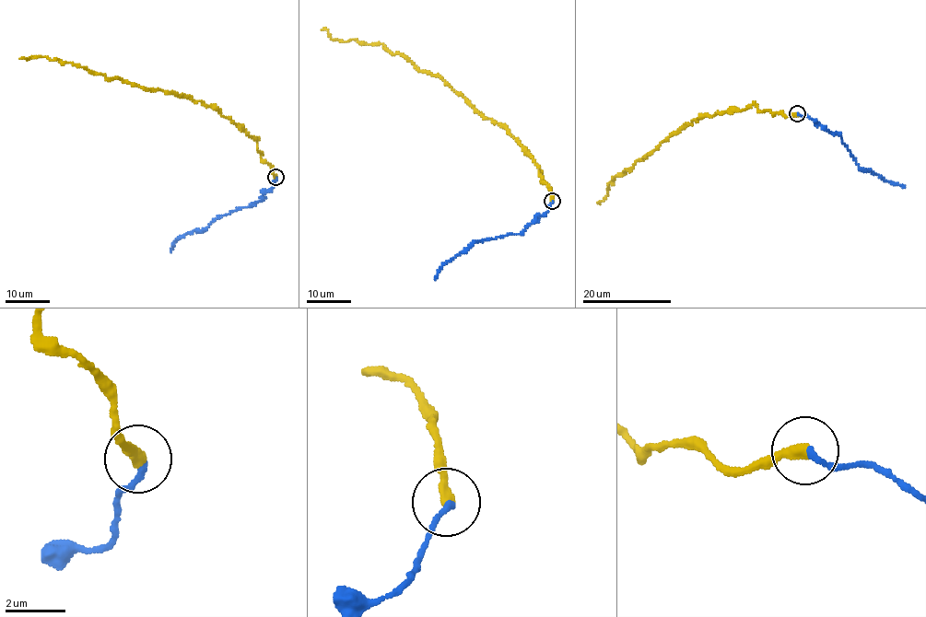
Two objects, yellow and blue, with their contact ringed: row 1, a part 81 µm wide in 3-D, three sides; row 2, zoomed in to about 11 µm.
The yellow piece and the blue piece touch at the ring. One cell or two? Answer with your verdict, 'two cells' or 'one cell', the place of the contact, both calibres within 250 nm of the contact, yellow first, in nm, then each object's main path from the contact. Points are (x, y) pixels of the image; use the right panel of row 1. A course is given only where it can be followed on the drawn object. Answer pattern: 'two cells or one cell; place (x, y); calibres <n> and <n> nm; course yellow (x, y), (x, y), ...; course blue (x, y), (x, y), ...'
two cells; place (797, 113); calibres 360 and 200 nm; course yellow (797, 113), (760, 112), (752, 104), (706, 115), (680, 127), (631, 168), (614, 176), (600, 204); course blue (797, 113), (812, 118), (826, 131), (839, 134), (861, 169), (904, 187)

